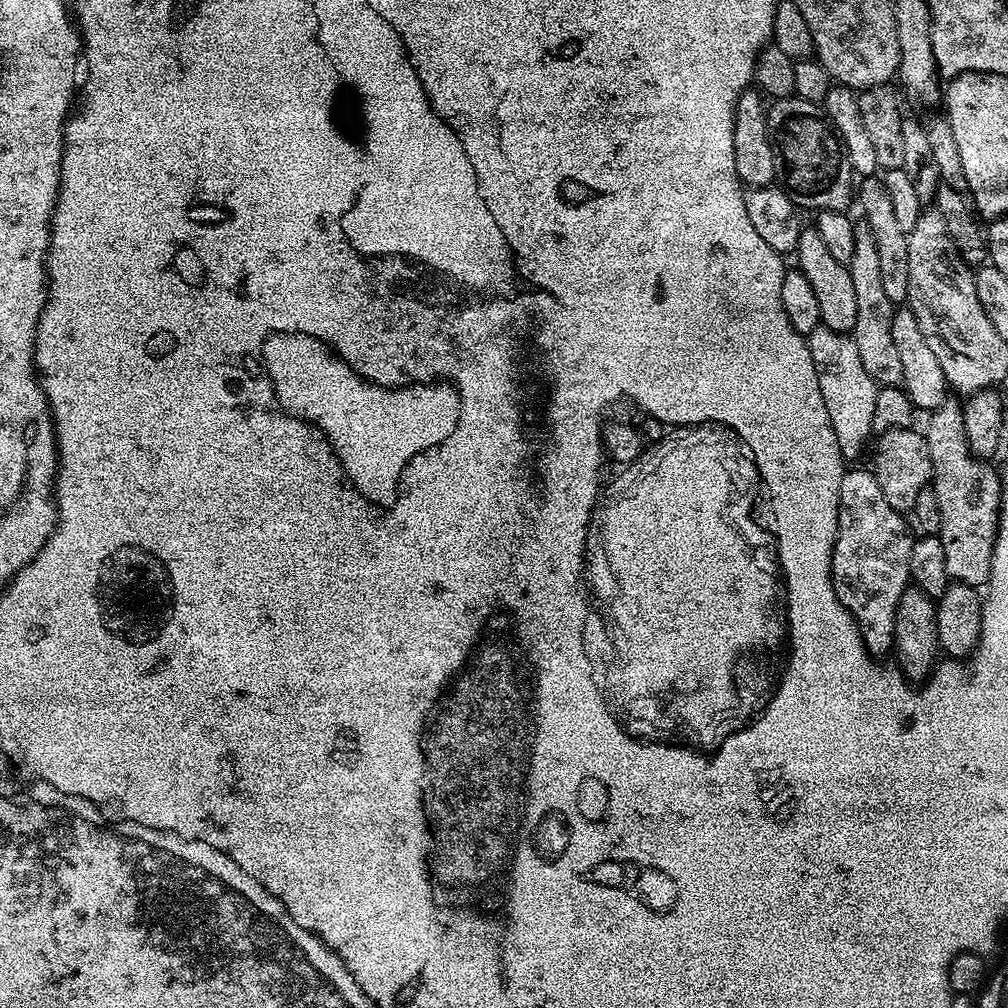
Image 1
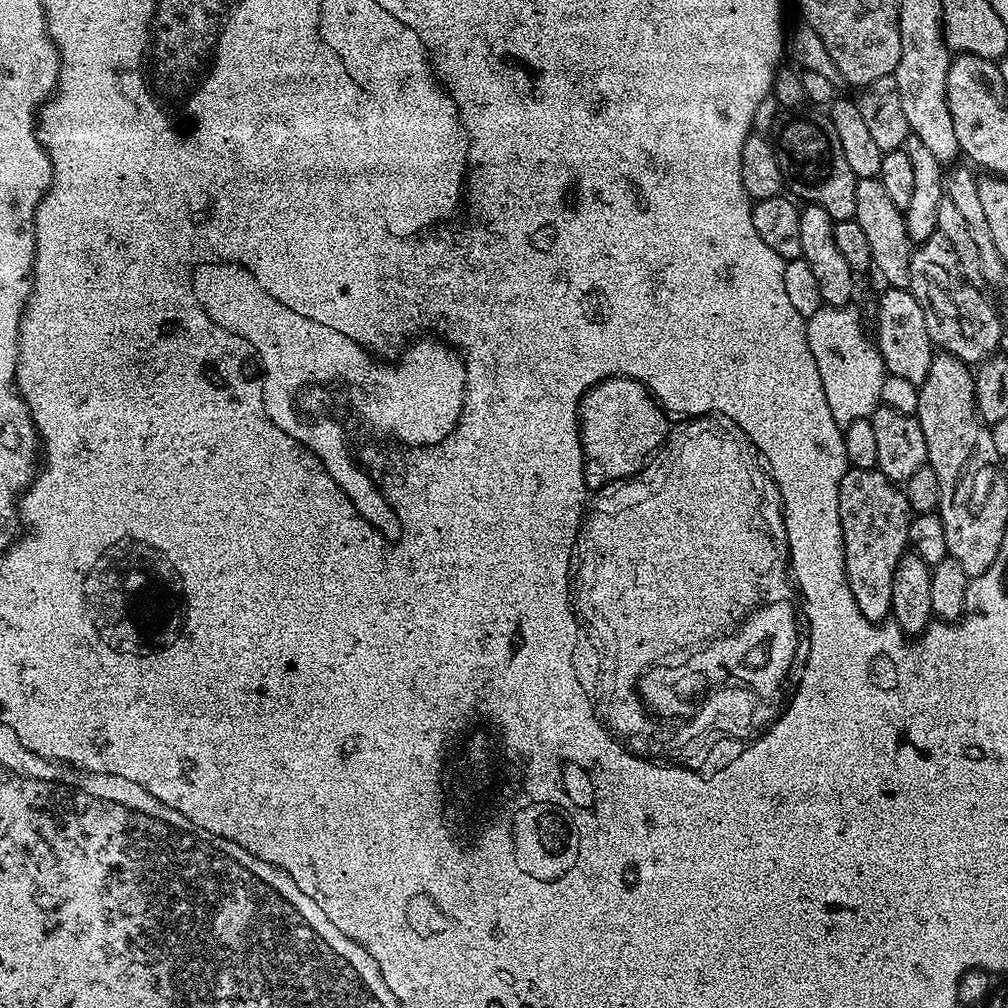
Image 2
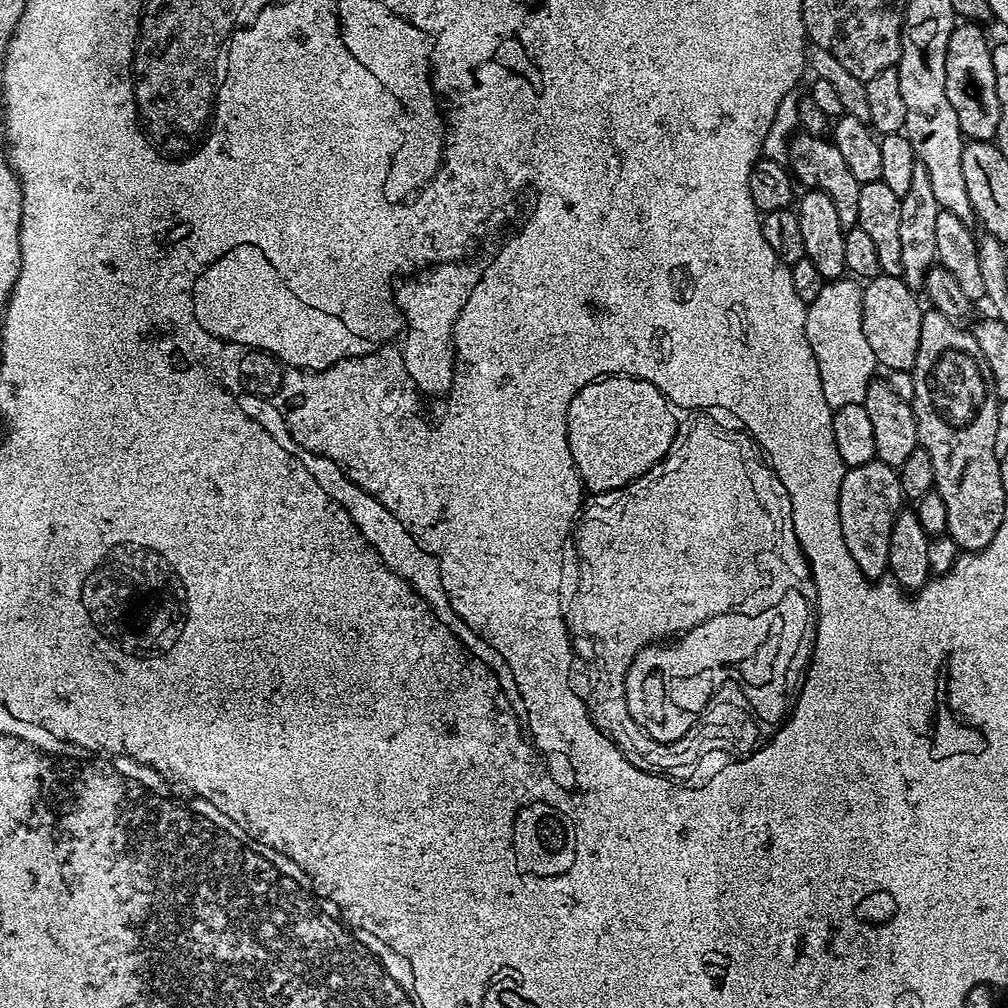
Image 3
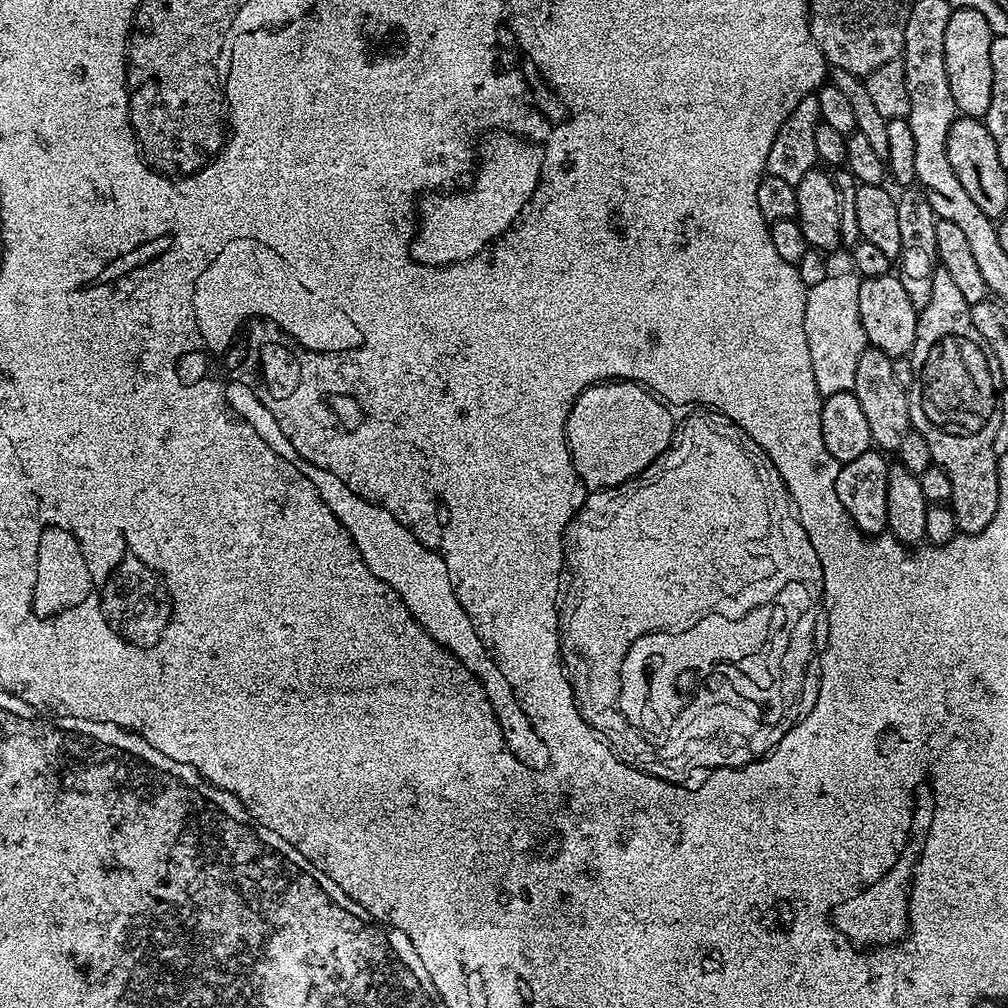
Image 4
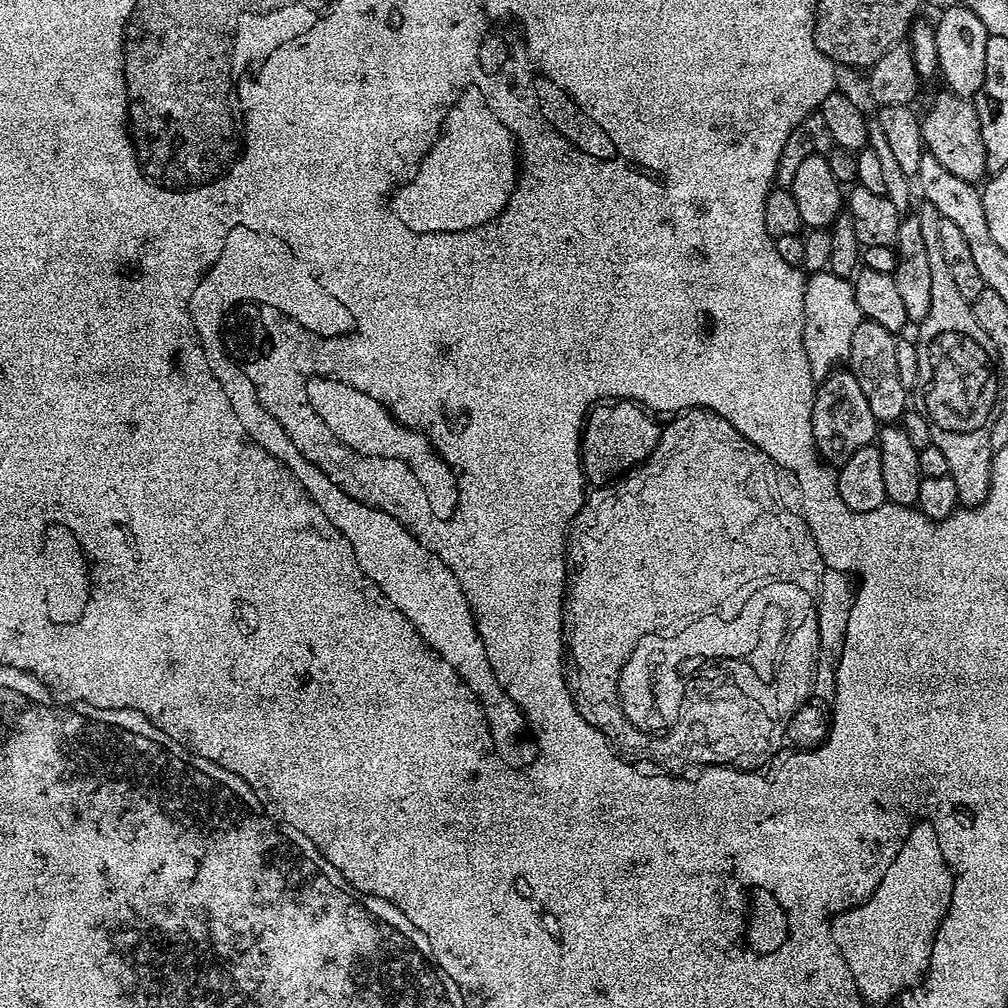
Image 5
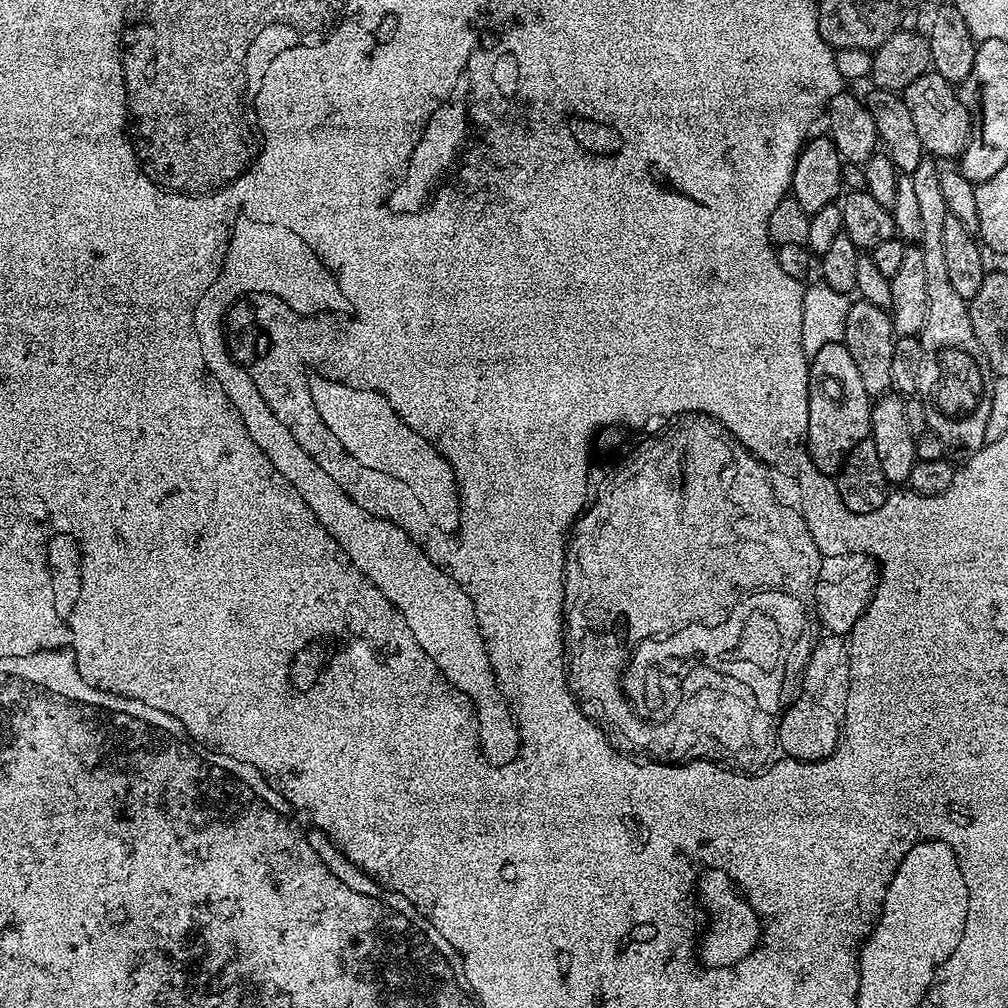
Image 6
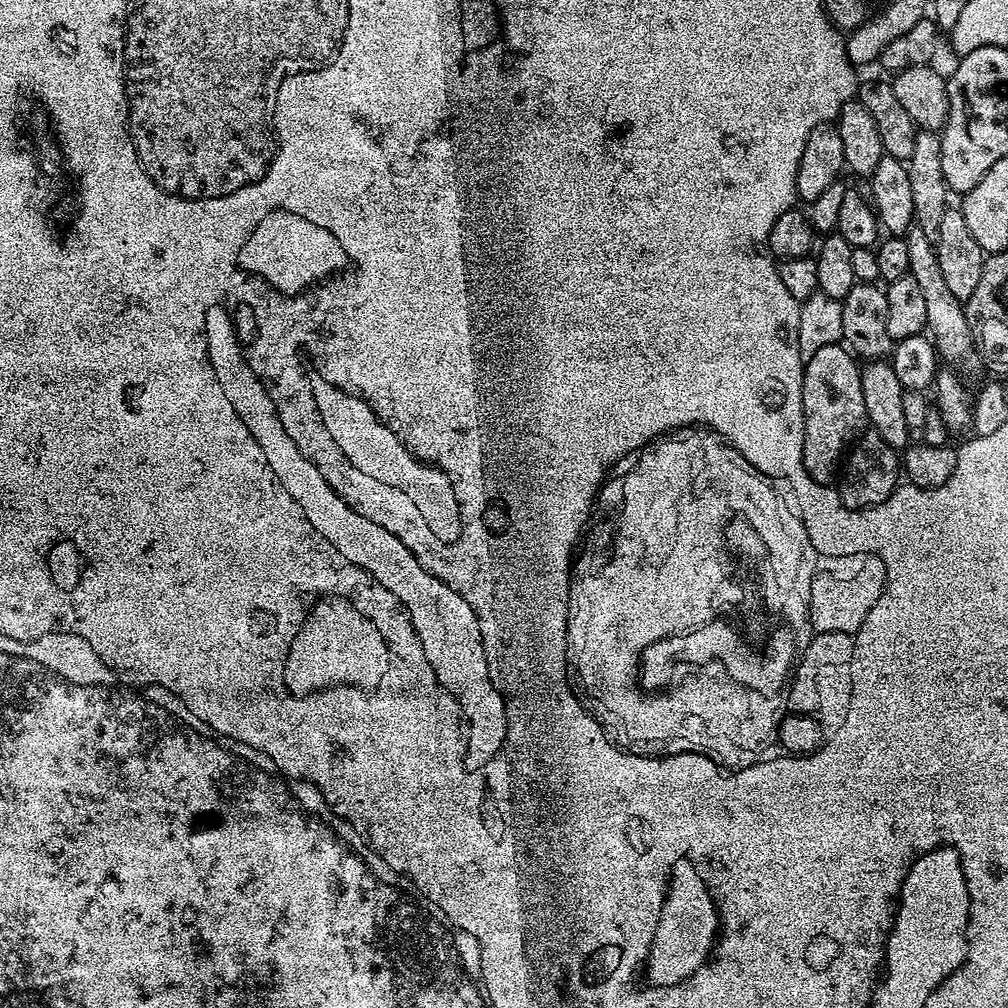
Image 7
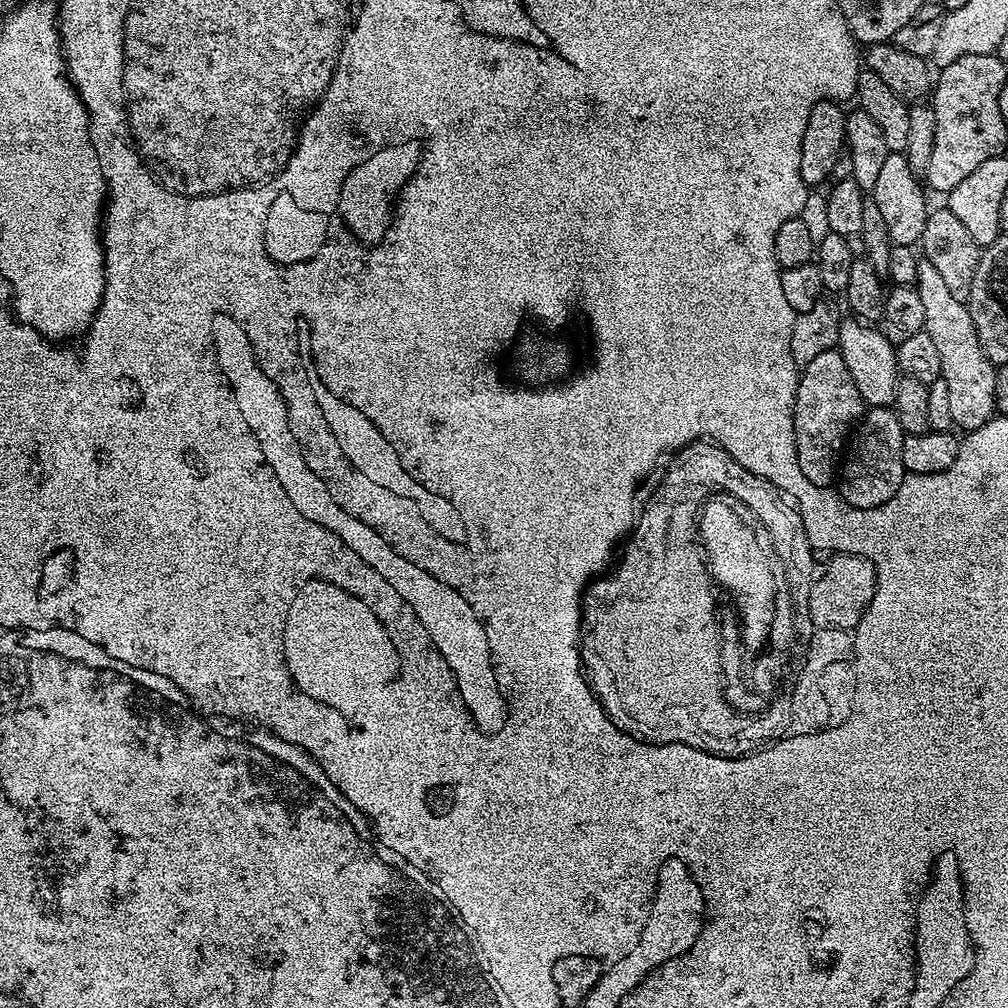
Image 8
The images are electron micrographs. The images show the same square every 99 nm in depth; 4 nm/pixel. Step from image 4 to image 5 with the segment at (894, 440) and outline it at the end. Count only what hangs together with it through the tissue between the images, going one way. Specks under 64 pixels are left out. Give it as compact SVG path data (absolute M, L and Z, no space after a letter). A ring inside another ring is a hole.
M862 320L854 330L847 358L848 371L854 374L862 394L869 403L870 412L879 423L897 423L907 411L908 390L902 386L898 375L897 337L884 326Z

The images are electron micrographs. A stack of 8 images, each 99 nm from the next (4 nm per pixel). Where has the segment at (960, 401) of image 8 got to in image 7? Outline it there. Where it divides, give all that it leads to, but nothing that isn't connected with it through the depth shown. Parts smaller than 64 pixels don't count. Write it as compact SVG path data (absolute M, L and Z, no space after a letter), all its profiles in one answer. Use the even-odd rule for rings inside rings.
M912 226L906 233L906 247L910 253L910 275L922 286L922 295L926 301L926 314L928 315L927 335L935 344L941 357L947 358L954 364L964 364L974 356L974 341L968 319L964 313L964 304L946 287L942 279L942 270L938 266L936 246L933 237L927 236L922 229Z

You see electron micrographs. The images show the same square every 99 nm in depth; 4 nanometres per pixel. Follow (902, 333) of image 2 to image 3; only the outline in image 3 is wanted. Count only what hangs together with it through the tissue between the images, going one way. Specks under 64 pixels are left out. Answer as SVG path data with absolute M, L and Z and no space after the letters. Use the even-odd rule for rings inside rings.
M883 274L867 281L863 290L862 331L866 334L866 342L870 342L870 350L874 350L877 365L888 372L911 372L918 358L918 338L922 334L924 317L922 307L916 301L917 293L906 286L903 278Z

